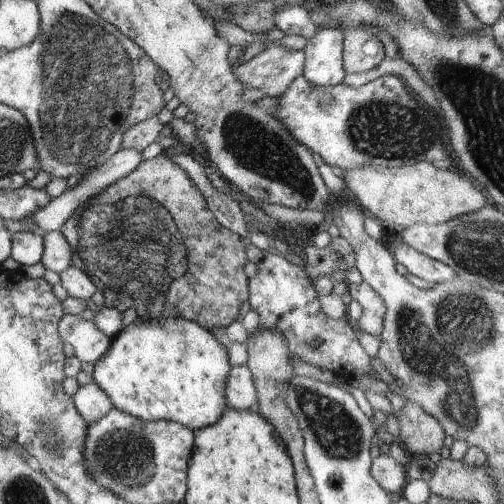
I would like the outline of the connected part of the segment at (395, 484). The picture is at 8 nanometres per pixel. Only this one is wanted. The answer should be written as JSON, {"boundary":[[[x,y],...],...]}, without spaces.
{"boundary":[[[381,454],[374,458],[370,474],[380,486],[388,492],[399,493],[408,483],[406,466],[396,462],[390,455]]]}

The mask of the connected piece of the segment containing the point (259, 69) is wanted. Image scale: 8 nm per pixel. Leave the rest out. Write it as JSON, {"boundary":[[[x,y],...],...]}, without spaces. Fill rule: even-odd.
{"boundary":[[[279,41],[271,42],[258,56],[240,62],[234,69],[234,76],[244,88],[258,88],[264,96],[271,98],[284,94],[290,84],[302,76],[304,50],[286,50]]]}

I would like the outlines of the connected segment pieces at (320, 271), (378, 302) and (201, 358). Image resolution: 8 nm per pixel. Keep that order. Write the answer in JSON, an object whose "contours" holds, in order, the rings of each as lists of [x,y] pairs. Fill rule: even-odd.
{"contours":[[[[342,237],[331,238],[326,247],[307,246],[304,255],[306,274],[311,283],[316,283],[318,277],[330,277],[334,272],[355,268],[356,254],[352,246]]],[[[366,281],[347,285],[352,300],[360,304],[363,310],[360,318],[354,323],[355,328],[380,338],[386,312],[383,298]]],[[[162,318],[154,320],[140,320],[136,319],[127,326],[123,326],[122,330],[113,337],[112,344],[108,349],[108,352],[104,356],[100,357],[94,365],[93,380],[100,386],[100,388],[107,394],[110,398],[113,408],[122,410],[126,414],[135,416],[146,421],[174,421],[191,428],[192,430],[198,430],[204,428],[205,426],[210,426],[211,424],[216,424],[218,420],[221,420],[222,414],[227,407],[227,400],[225,396],[226,390],[226,379],[228,378],[228,372],[230,372],[230,364],[228,363],[228,349],[227,342],[220,342],[209,329],[200,326],[198,322],[186,320],[184,318]]]]}

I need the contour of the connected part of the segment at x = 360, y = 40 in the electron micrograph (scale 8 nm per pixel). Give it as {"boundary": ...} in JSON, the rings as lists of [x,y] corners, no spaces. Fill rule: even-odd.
{"boundary":[[[346,29],[343,33],[343,65],[347,73],[374,70],[384,60],[384,46],[376,35],[364,29]]]}

